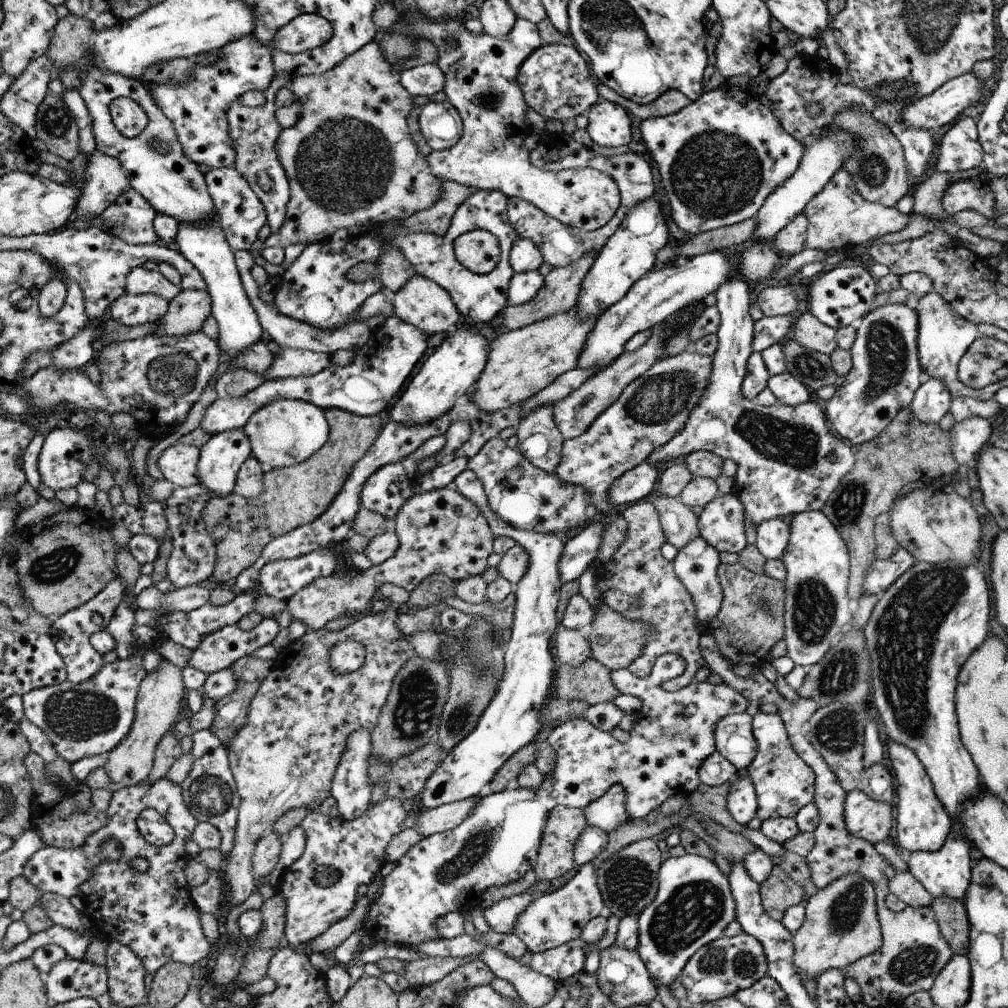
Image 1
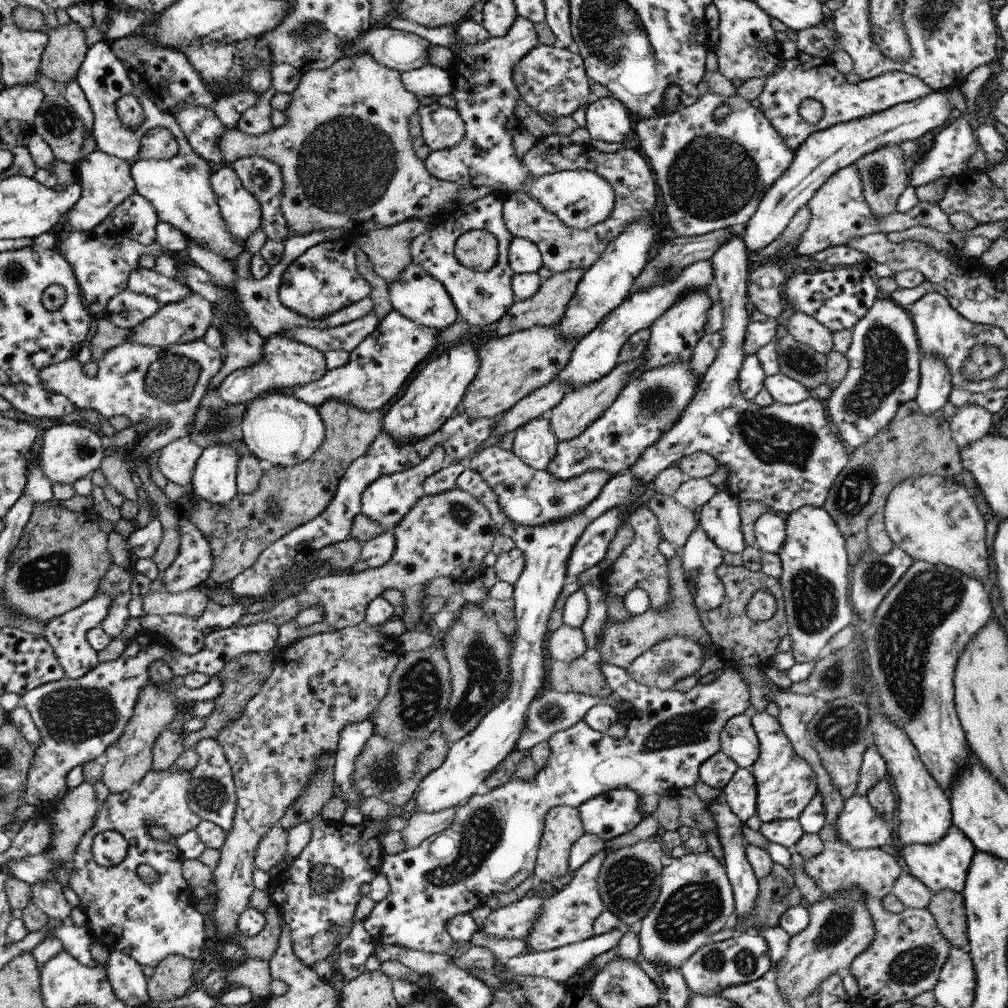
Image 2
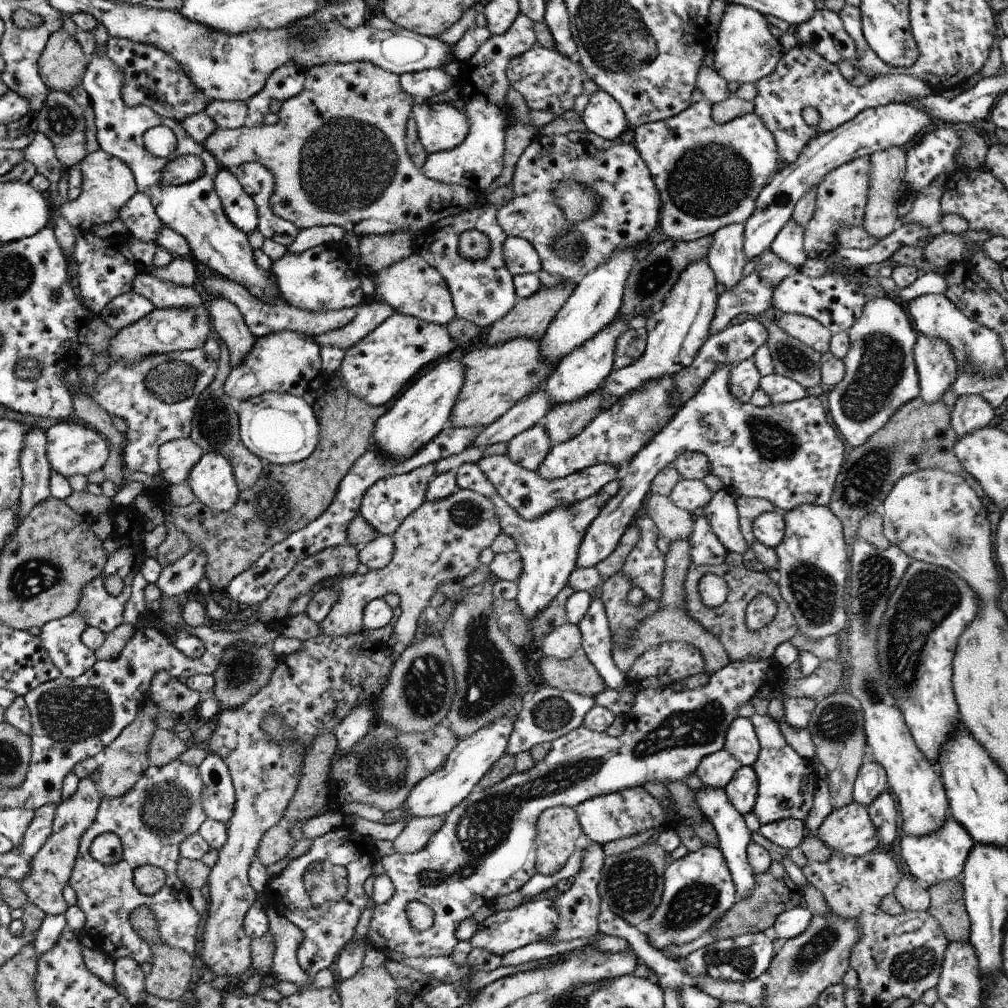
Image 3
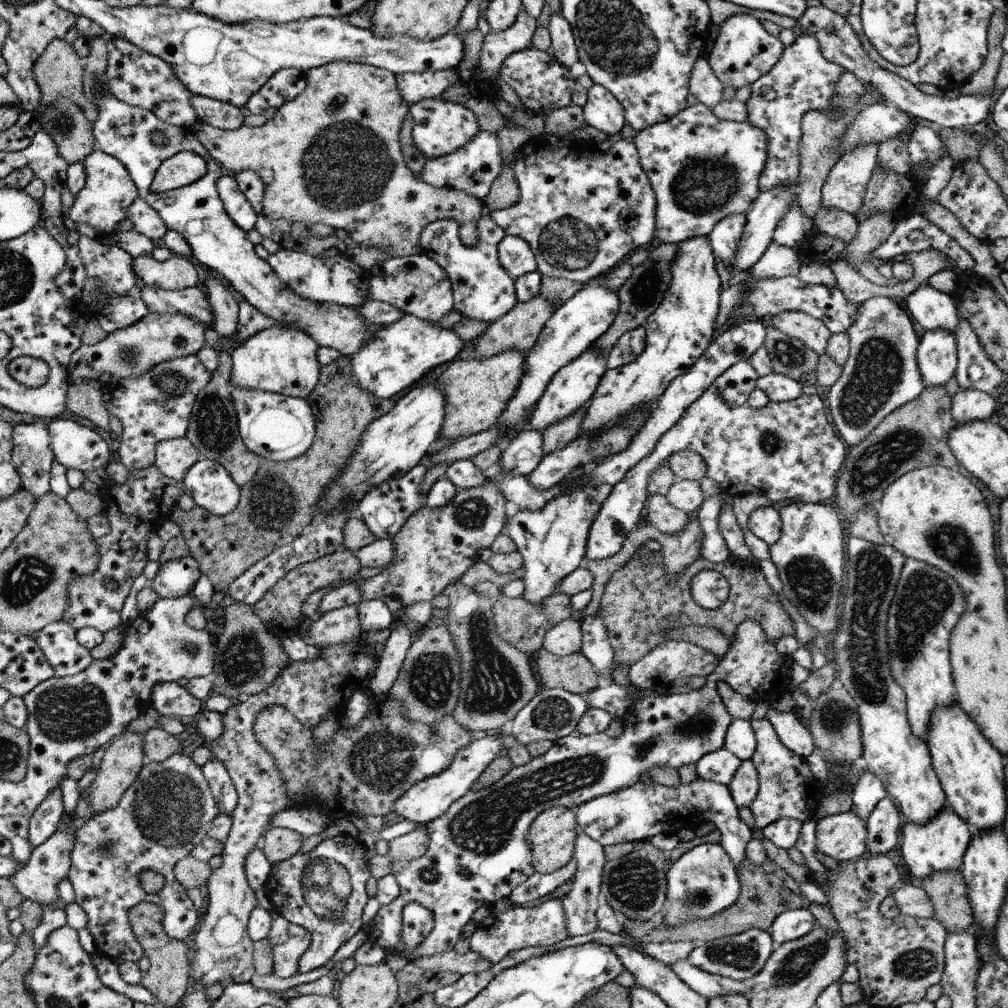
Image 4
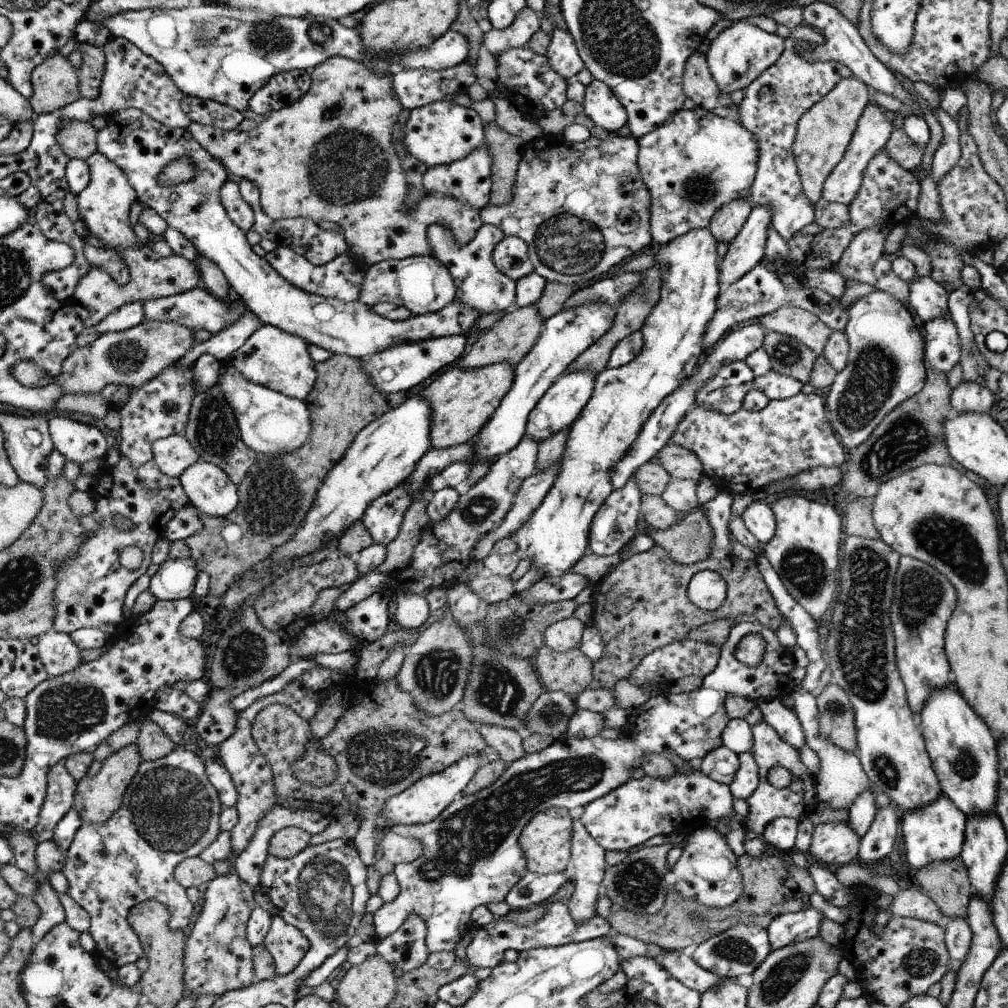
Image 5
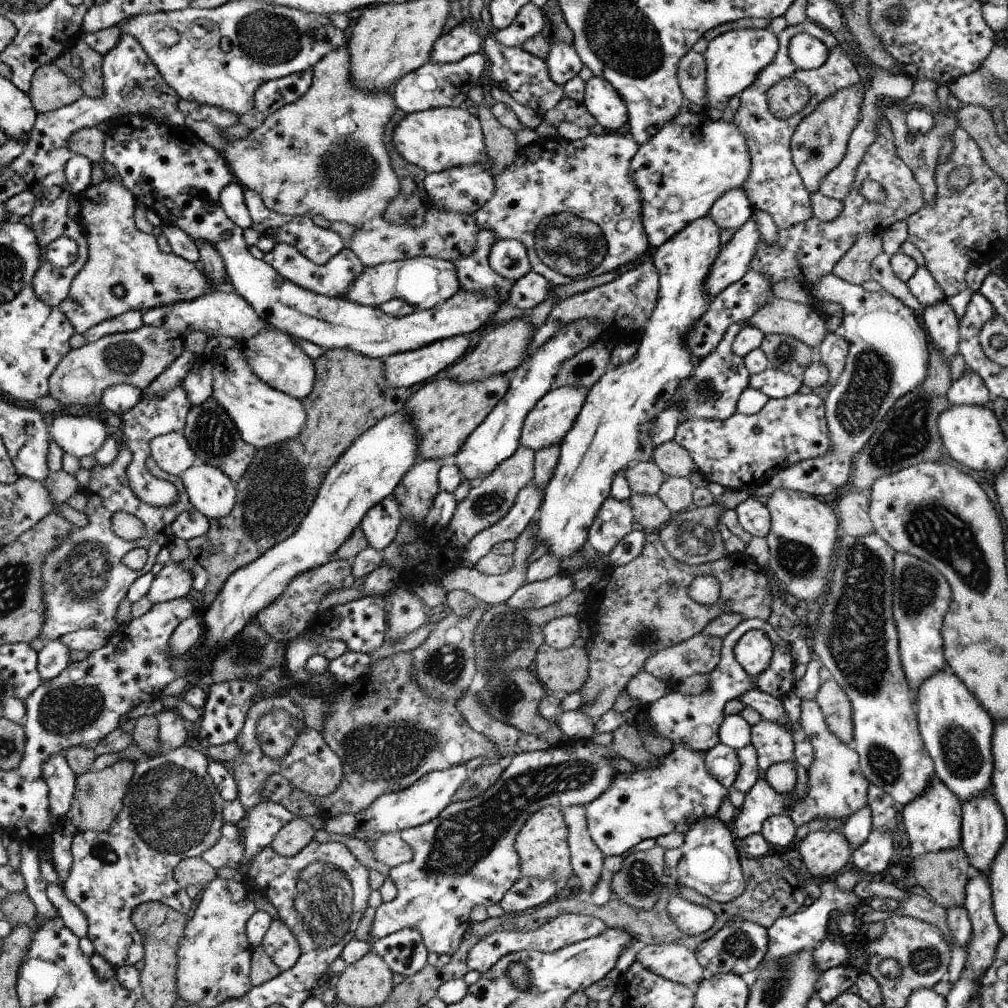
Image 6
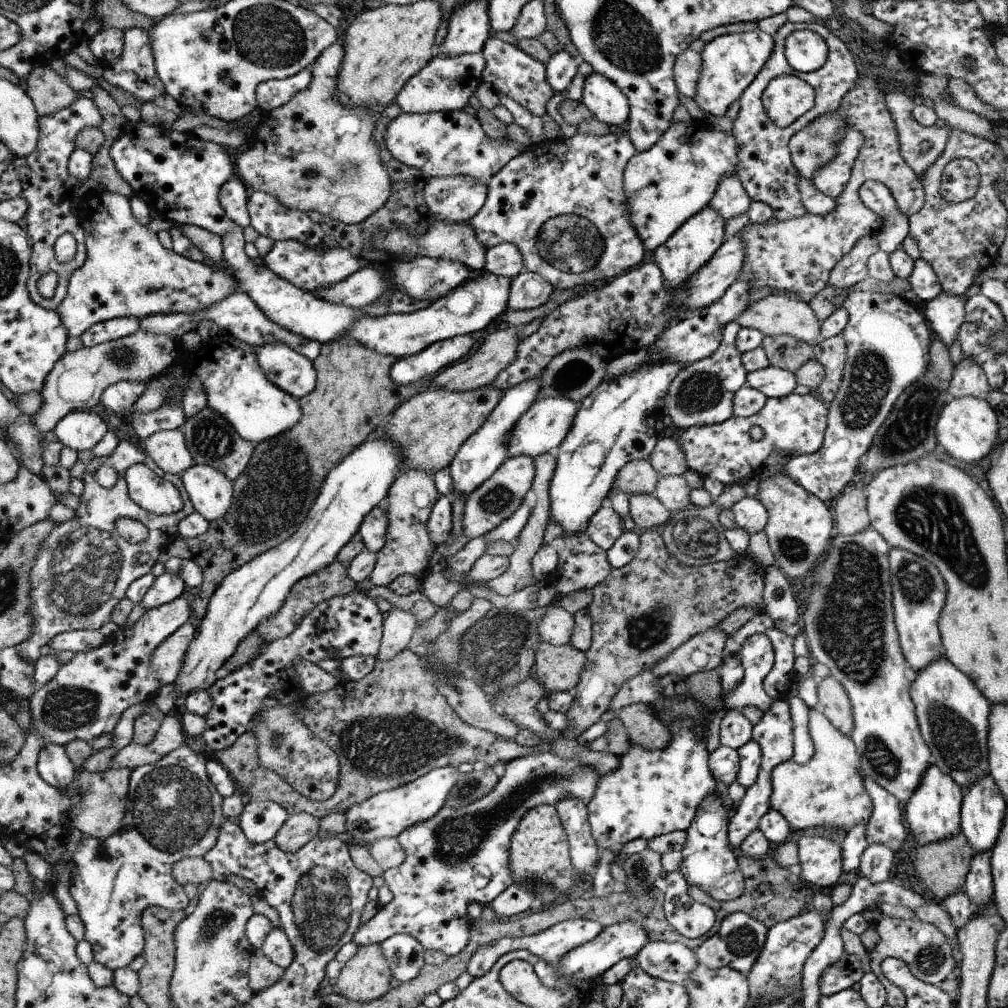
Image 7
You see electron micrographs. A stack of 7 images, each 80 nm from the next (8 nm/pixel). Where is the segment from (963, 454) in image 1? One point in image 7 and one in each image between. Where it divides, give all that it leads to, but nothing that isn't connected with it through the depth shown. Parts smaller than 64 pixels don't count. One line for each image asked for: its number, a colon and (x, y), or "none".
2: (971, 422)
3: (970, 412)
4: (967, 405)
5: (970, 396)
6: (970, 388)
7: (968, 378)

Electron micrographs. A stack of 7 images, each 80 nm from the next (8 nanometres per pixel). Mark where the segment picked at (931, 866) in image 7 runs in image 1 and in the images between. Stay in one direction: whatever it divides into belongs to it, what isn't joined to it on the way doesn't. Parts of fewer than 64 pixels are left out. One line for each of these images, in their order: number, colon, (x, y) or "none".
1: (951, 915)
2: (947, 906)
3: (947, 906)
4: (947, 890)
5: (947, 882)
6: (944, 876)

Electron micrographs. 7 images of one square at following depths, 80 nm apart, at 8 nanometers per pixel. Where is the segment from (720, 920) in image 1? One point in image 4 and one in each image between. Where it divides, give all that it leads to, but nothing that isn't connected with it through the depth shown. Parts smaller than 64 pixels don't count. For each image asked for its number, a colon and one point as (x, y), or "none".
2: (696, 899)
3: (698, 889)
4: (703, 881)

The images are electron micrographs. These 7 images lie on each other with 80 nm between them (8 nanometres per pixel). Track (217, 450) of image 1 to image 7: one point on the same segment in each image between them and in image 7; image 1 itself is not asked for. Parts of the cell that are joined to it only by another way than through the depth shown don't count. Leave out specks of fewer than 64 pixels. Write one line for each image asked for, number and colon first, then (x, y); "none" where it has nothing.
2: (215, 479)
3: (212, 480)
4: (209, 484)
5: (209, 488)
6: (211, 492)
7: (211, 492)

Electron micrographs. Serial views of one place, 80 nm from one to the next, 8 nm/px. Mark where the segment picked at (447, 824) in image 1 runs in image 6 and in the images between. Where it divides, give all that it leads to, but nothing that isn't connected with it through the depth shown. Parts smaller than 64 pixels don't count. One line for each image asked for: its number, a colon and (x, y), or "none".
2: (420, 826)
3: (416, 834)
4: (413, 845)
5: (396, 849)
6: (390, 849)

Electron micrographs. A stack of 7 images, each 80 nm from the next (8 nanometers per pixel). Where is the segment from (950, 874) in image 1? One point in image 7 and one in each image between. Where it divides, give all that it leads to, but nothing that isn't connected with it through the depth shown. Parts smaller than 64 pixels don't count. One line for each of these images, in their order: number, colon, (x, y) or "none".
2: (943, 865)
3: (939, 856)
4: (939, 844)
5: (936, 832)
6: (932, 821)
7: (933, 812)

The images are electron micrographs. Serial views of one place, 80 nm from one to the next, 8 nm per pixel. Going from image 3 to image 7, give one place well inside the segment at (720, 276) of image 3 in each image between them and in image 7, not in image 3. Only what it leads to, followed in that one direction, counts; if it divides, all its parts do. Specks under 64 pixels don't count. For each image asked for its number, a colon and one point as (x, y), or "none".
4: (724, 237)
5: (726, 222)
6: (732, 209)
7: (730, 199)

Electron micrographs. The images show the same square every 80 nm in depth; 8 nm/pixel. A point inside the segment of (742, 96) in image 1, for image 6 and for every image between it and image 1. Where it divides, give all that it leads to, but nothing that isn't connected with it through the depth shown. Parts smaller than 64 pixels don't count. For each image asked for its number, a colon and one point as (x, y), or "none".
2: (712, 174)
3: (708, 175)
4: (701, 168)
5: (694, 163)
6: (680, 172)

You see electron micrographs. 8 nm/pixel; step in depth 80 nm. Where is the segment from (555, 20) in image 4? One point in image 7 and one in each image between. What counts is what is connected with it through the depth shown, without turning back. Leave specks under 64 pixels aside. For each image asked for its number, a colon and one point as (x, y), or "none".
5: (562, 54)
6: (563, 62)
7: (561, 68)

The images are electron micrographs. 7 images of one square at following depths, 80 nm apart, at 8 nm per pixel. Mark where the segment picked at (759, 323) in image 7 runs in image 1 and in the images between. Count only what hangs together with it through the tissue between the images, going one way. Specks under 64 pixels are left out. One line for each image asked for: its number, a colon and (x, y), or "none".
1: (808, 331)
2: (806, 330)
3: (812, 332)
4: (812, 332)
5: (790, 320)
6: (778, 316)

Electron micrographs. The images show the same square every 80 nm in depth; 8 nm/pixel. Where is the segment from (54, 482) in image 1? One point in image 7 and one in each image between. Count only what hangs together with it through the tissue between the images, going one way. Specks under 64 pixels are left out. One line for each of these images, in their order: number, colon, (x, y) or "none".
2: (69, 452)
3: (72, 449)
4: (75, 446)
5: (79, 442)
6: (83, 435)
7: (81, 430)

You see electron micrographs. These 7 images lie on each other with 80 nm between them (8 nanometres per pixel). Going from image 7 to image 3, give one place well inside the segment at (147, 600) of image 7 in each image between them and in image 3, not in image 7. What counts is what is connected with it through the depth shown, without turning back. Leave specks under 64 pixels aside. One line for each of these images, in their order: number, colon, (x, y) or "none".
3: (182, 577)
4: (176, 578)
5: (175, 579)
6: (174, 581)

